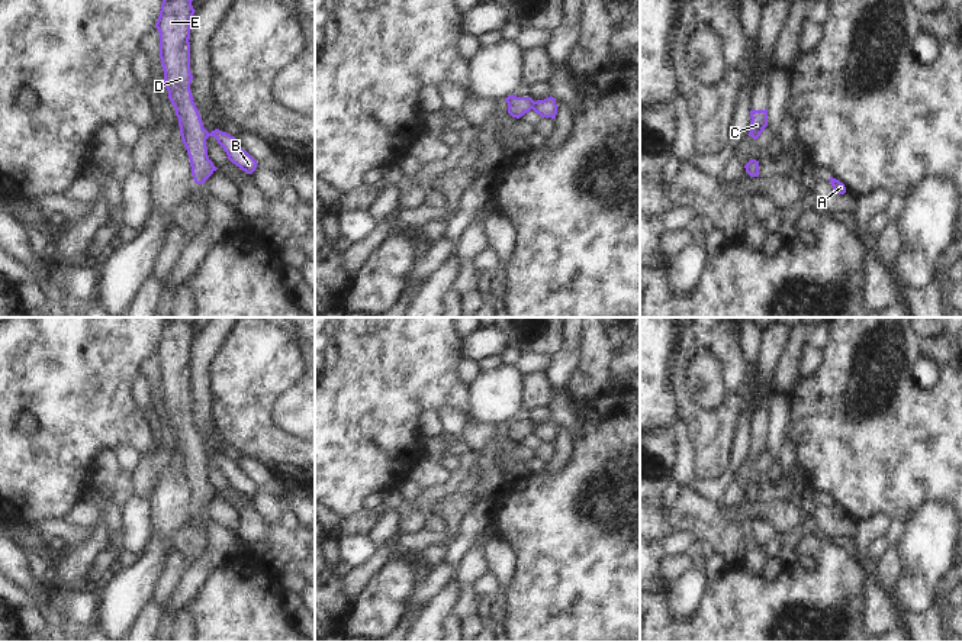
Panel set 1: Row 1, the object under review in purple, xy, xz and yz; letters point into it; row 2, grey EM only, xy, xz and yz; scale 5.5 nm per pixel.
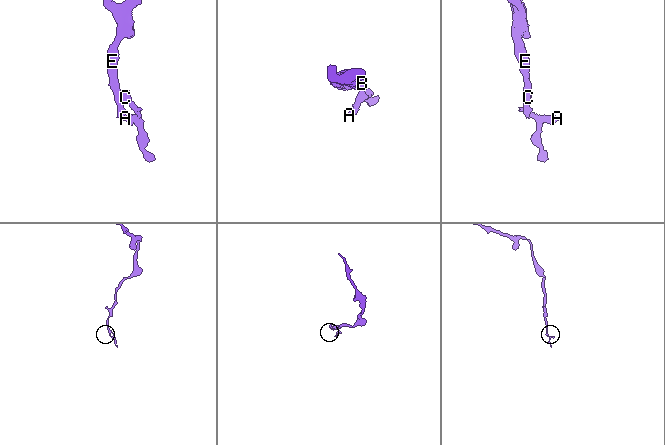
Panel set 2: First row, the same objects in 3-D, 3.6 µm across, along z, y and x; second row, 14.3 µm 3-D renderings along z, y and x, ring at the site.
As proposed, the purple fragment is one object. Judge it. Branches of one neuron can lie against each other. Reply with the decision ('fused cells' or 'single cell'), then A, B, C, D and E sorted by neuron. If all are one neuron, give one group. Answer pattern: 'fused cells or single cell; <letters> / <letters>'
fused cells; A B C / D E

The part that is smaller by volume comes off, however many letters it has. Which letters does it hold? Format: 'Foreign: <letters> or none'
Foreign: A, B, C

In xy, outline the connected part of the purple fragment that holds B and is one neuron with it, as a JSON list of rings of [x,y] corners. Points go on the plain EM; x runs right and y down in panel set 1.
[[[219,454],[212,455],[209,461],[213,461],[218,465],[232,488],[247,499],[252,499],[255,496],[257,485],[237,468],[234,461]]]

